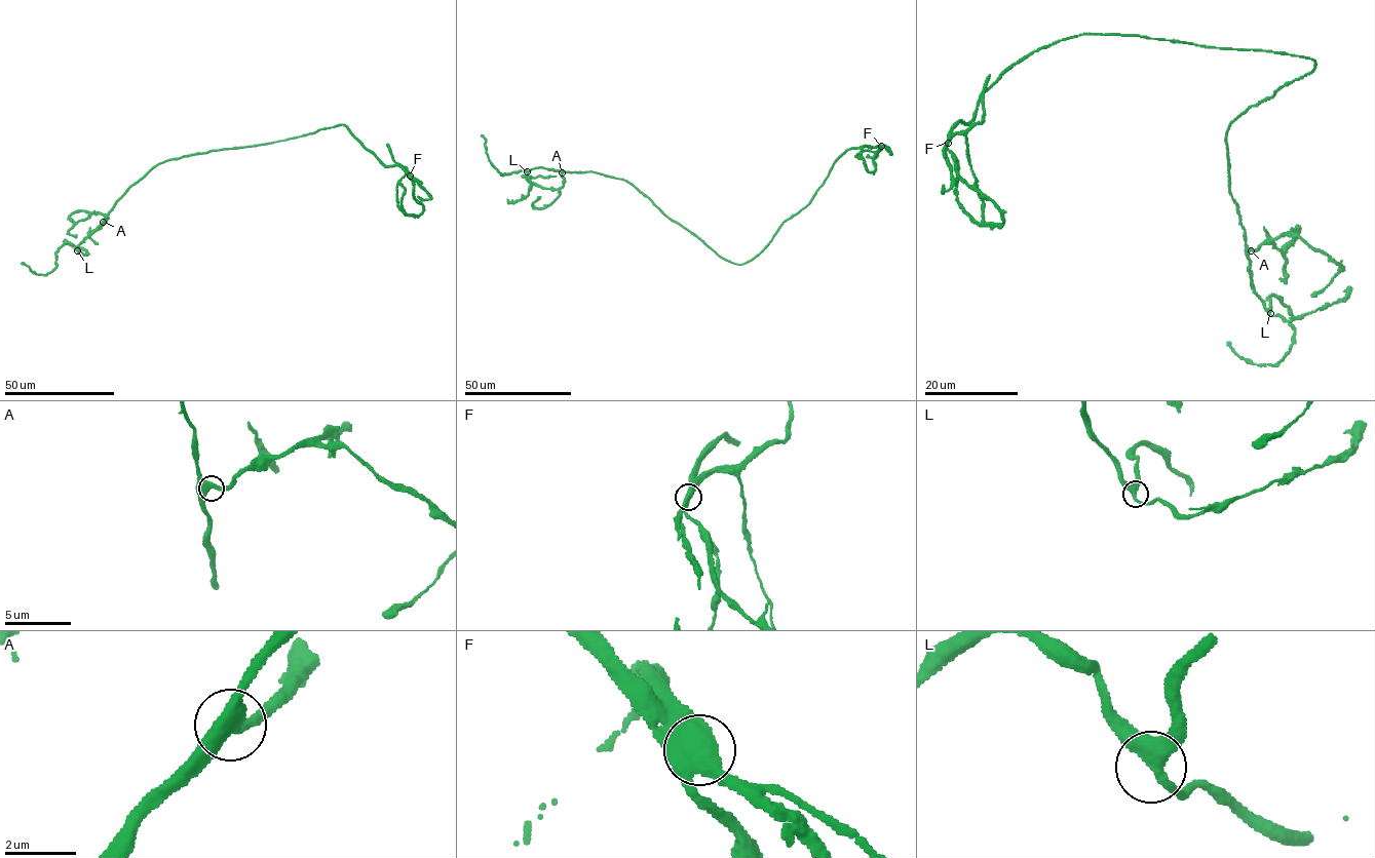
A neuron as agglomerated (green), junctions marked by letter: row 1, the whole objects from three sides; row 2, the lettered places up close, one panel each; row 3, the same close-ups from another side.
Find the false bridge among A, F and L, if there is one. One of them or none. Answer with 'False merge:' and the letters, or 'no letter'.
False merge: F

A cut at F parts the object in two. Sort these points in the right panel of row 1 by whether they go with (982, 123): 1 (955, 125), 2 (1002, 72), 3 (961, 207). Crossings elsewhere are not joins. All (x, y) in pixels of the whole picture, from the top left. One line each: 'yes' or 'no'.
1: no
2: no
3: no

